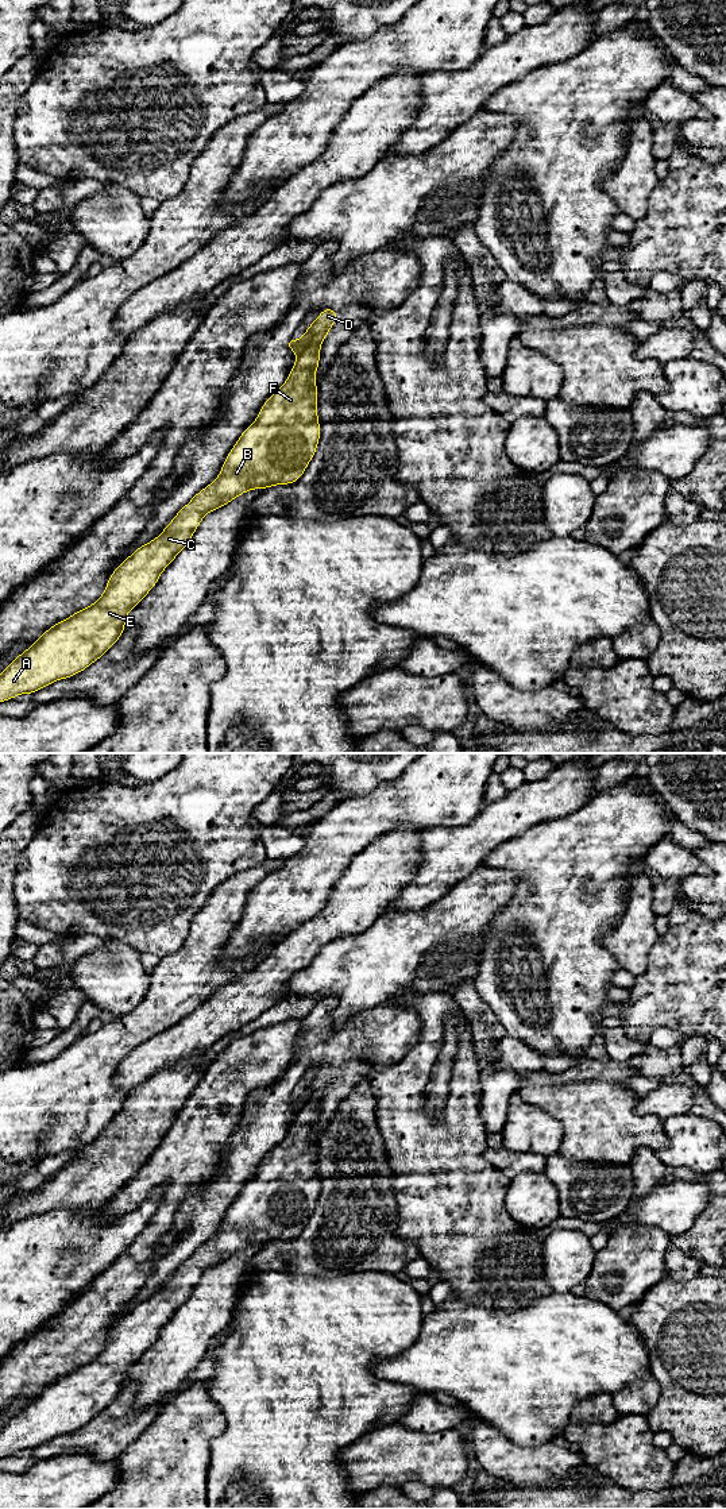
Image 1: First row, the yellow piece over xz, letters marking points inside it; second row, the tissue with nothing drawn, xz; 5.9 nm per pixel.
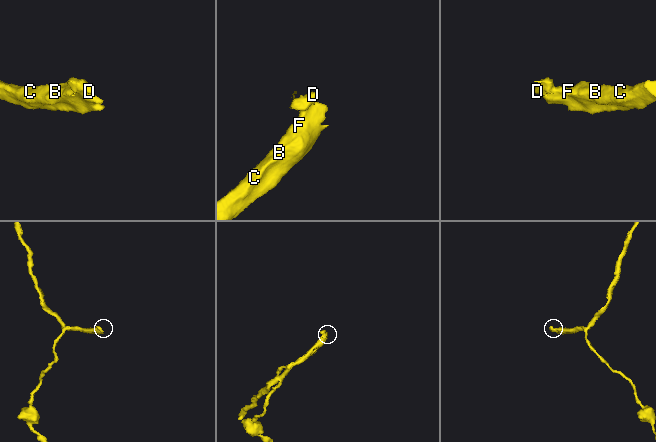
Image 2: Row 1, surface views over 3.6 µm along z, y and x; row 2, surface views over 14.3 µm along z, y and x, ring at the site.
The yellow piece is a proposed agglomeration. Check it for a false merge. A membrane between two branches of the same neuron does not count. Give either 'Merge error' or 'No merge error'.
Merge error

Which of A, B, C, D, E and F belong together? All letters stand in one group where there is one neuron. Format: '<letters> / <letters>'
A B C E F / D

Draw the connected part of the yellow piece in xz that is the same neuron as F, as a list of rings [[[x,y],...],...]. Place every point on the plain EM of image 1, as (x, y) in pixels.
[[[325,1092],[316,1093],[305,1104],[305,1107],[297,1112],[294,1123],[290,1126],[286,1138],[266,1155],[256,1176],[243,1186],[242,1192],[229,1207],[225,1217],[223,1219],[220,1231],[211,1240],[197,1249],[190,1258],[174,1271],[173,1277],[157,1294],[138,1302],[131,1312],[117,1321],[117,1324],[111,1329],[103,1351],[93,1361],[76,1367],[72,1373],[62,1375],[47,1385],[30,1401],[27,1406],[20,1409],[0,1429],[0,1458],[9,1456],[20,1450],[34,1450],[53,1437],[74,1432],[111,1405],[125,1388],[124,1381],[130,1366],[134,1365],[152,1346],[152,1343],[158,1339],[162,1327],[169,1323],[174,1313],[189,1300],[201,1275],[209,1267],[229,1259],[240,1250],[252,1244],[266,1246],[275,1240],[290,1240],[296,1239],[302,1232],[305,1224],[314,1212],[321,1189],[317,1173],[318,1136],[313,1138],[312,1134],[317,1131],[320,1104],[324,1093]]]

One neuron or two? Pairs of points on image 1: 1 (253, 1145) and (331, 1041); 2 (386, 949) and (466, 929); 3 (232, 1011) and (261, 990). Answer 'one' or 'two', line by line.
1: one
2: one
3: one

